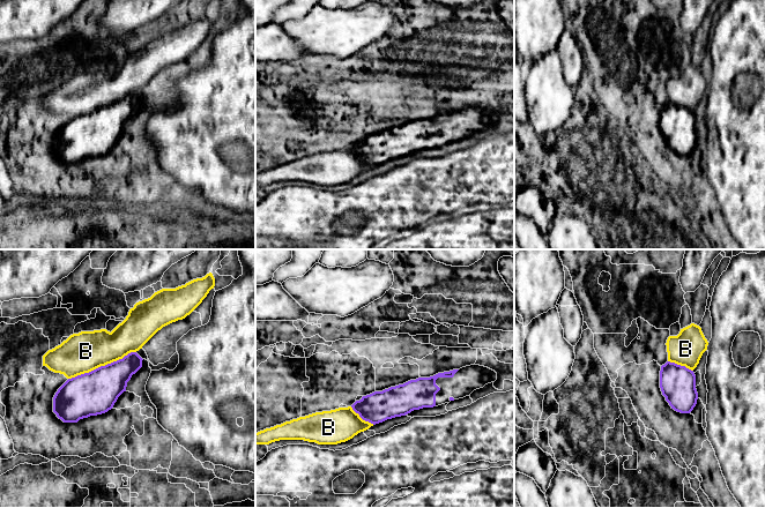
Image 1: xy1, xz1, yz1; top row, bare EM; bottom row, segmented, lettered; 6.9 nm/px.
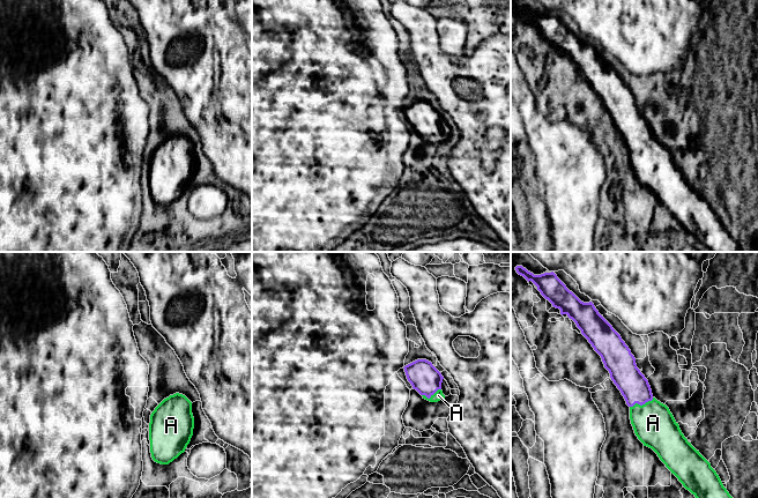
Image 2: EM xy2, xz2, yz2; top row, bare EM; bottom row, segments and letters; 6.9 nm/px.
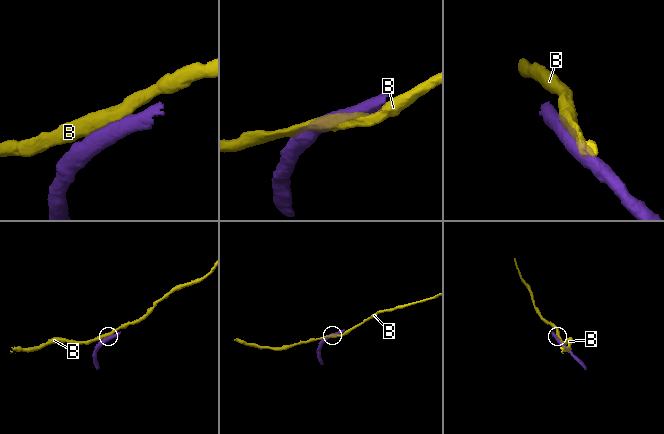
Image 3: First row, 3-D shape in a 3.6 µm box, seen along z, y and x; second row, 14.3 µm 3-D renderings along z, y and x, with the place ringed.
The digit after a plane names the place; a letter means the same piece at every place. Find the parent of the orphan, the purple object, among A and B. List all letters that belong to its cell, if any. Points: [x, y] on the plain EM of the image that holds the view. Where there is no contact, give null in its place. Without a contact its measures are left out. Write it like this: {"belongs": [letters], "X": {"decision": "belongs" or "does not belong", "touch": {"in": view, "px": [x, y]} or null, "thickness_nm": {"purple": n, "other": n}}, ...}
{"belongs": ["A"], "A": {"decision": "belongs", "touch": {"in": "yz2", "px": [641, 146]}, "thickness_nm": {"purple": 200, "other": 280}}, "B": {"decision": "does not belong", "touch": {"in": "xy1", "px": [102, 107]}, "thickness_nm": {"purple": 300, "other": 280}}}

